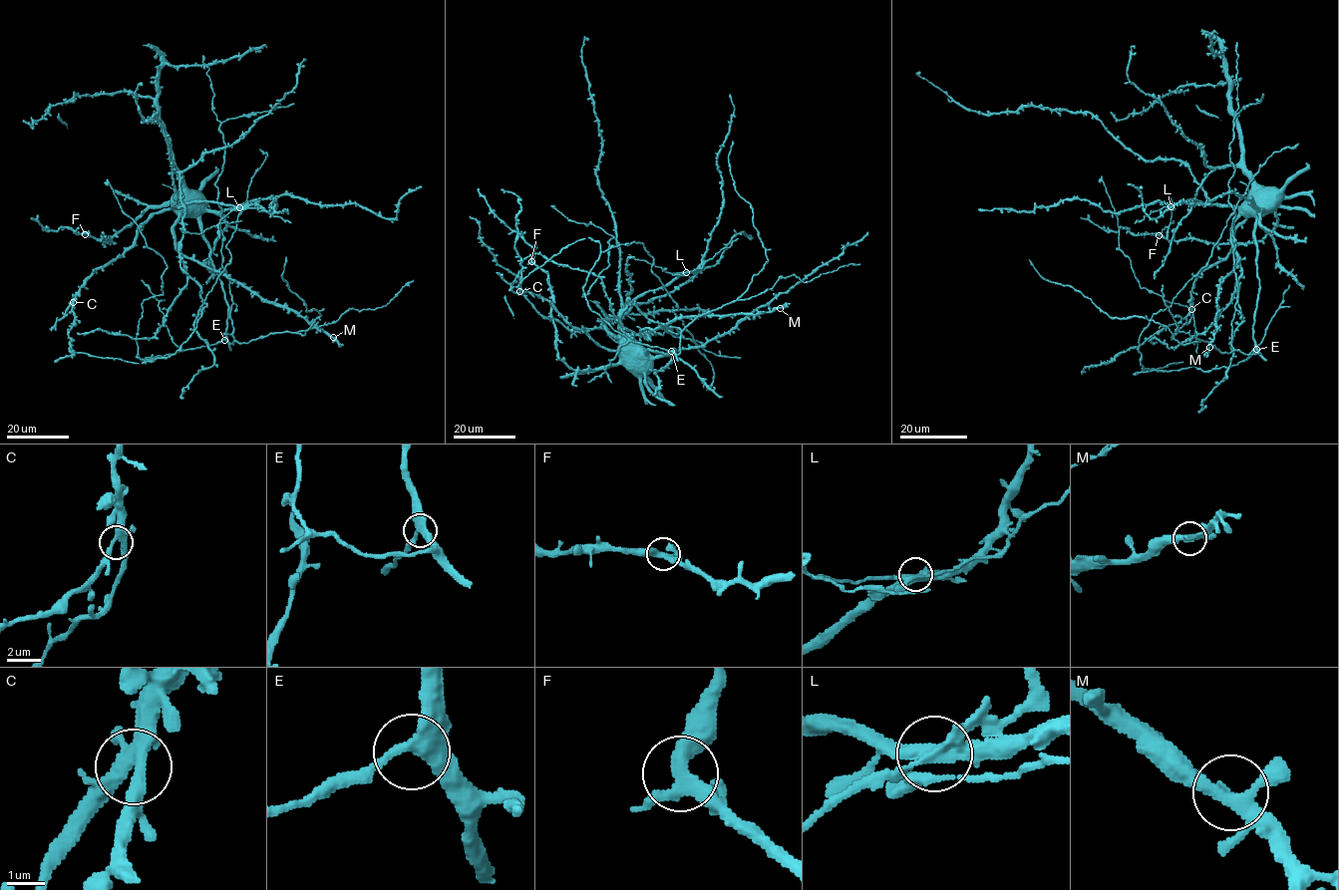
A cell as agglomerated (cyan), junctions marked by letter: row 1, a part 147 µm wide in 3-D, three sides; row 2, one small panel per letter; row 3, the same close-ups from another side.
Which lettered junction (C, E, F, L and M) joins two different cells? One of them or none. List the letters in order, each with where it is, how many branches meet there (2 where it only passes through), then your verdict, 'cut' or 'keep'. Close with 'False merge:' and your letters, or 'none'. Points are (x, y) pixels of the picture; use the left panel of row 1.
C: (73, 302) | 4 | keep
E: (224, 340) | 3 | keep
F: (85, 234) | 3 | keep
L: (239, 207) | 4 | cut
M: (333, 337) | 4 | keep
False merge: L

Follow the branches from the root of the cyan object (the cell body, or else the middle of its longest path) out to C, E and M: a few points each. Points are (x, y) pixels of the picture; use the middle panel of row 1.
C: (627, 340), (620, 344), (617, 350), (602, 347), (585, 332), (574, 329), (546, 300), (531, 292), (519, 291)
E: (627, 340), (634, 340), (644, 351), (652, 350), (667, 354), (671, 351)
M: (627, 340), (620, 329), (628, 334), (642, 334), (679, 318), (757, 315), (780, 308)

